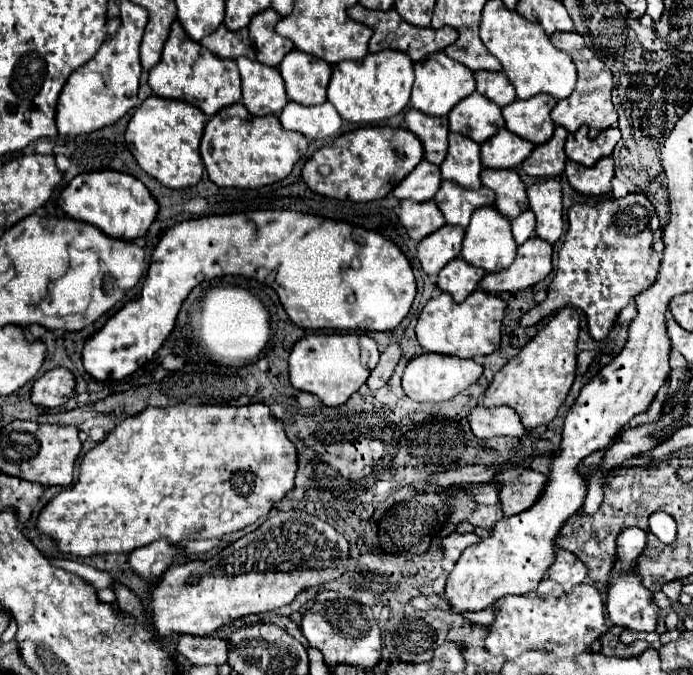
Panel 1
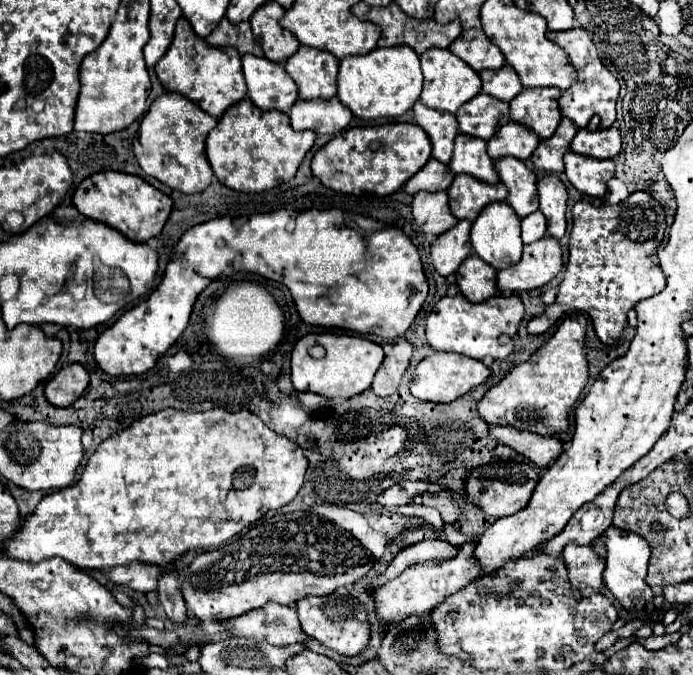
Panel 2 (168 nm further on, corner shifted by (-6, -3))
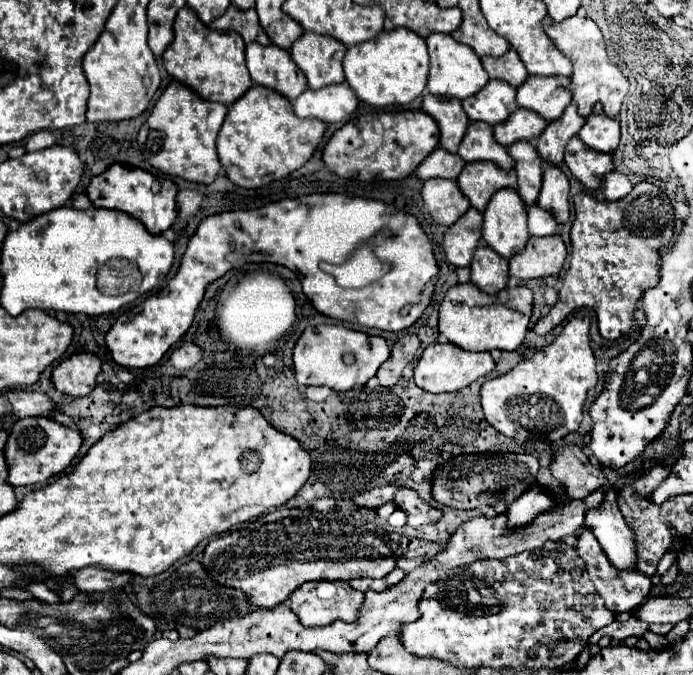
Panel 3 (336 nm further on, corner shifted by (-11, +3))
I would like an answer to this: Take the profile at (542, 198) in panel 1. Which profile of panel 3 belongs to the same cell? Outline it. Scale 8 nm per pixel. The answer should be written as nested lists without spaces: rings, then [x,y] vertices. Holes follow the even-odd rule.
[[[548,164],[544,170],[544,182],[536,206],[548,210],[556,222],[564,224],[570,218],[570,200],[568,200],[570,184],[568,176],[554,164]]]

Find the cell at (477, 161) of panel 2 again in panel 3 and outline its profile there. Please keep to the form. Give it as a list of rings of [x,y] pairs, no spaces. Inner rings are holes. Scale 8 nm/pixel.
[[[472,122],[468,126],[468,132],[466,132],[466,136],[464,136],[462,144],[460,144],[458,154],[466,162],[490,160],[490,162],[496,162],[504,170],[514,168],[514,160],[508,154],[508,148],[500,146],[496,142],[492,126],[488,122]]]

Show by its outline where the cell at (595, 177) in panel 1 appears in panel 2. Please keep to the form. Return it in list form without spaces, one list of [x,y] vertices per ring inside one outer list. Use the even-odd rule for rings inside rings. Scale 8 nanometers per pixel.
[[[567,152],[565,174],[581,194],[605,196],[609,190],[607,182],[615,176],[615,162],[591,160],[587,156],[575,156],[575,152]]]

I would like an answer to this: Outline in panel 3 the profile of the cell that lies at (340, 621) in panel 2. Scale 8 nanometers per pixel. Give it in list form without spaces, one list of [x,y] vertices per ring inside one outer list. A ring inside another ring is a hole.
[[[304,582],[304,586],[296,588],[284,604],[290,606],[302,626],[326,626],[336,618],[342,618],[344,622],[354,622],[362,600],[364,592],[354,590],[348,582]]]

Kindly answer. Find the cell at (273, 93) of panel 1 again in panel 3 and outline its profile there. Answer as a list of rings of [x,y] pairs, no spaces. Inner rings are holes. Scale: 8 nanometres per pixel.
[[[246,44],[246,64],[256,84],[268,86],[284,94],[288,100],[294,100],[304,92],[304,88],[308,88],[304,74],[298,74],[298,68],[292,62],[288,50],[276,44]]]

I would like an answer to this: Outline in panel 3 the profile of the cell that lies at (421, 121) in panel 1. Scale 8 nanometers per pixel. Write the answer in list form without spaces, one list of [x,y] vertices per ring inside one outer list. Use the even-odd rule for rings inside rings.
[[[426,94],[422,108],[440,126],[440,146],[454,154],[460,146],[460,140],[462,140],[466,128],[468,128],[468,116],[466,116],[460,100]]]

